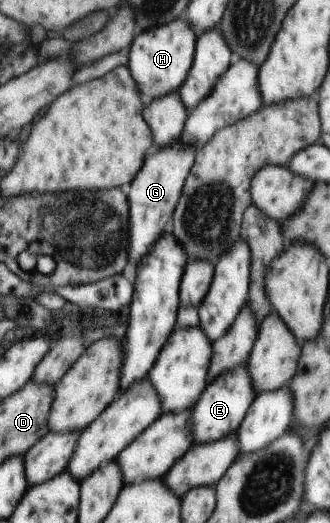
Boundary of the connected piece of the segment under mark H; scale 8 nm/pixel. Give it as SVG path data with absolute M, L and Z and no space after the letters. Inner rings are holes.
M181 16L169 24L136 34L129 50L126 66L138 86L144 106L149 106L154 100L181 89L196 51L196 36L184 16Z

